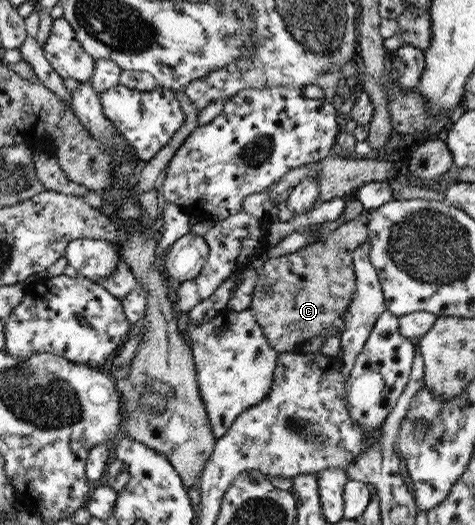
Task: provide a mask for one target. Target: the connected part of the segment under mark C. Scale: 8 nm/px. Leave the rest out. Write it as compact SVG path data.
M364 211L326 238L292 254L270 255L264 262L249 308L277 354L298 351L307 340L332 326L349 307L356 280L353 251L368 238L368 215L370 212Z

